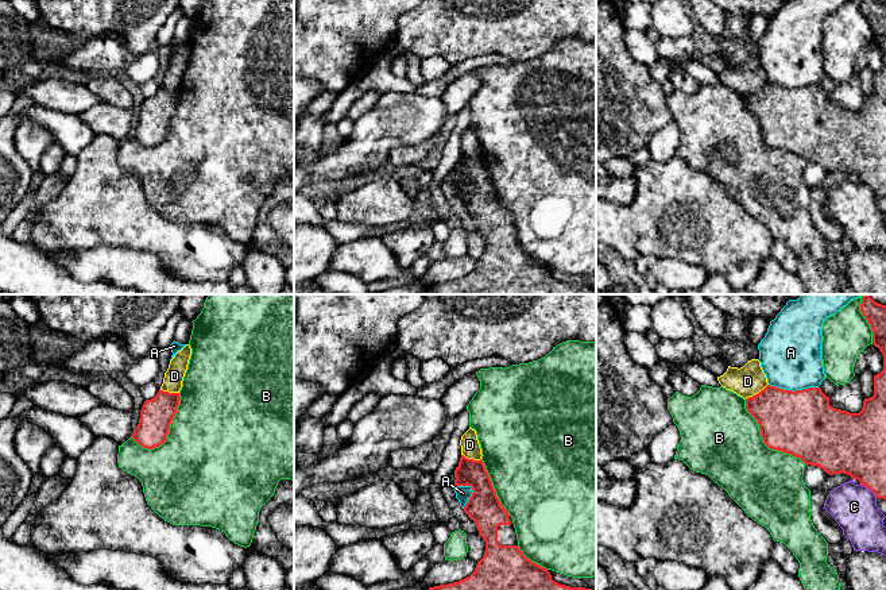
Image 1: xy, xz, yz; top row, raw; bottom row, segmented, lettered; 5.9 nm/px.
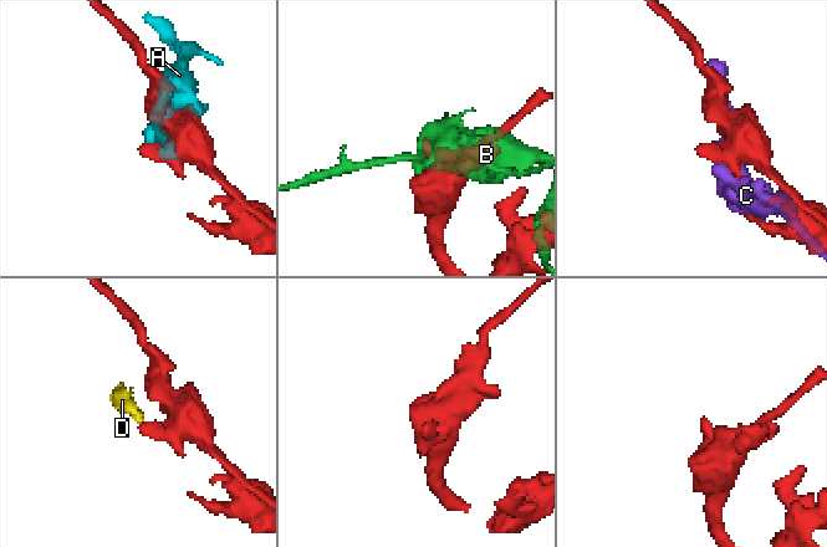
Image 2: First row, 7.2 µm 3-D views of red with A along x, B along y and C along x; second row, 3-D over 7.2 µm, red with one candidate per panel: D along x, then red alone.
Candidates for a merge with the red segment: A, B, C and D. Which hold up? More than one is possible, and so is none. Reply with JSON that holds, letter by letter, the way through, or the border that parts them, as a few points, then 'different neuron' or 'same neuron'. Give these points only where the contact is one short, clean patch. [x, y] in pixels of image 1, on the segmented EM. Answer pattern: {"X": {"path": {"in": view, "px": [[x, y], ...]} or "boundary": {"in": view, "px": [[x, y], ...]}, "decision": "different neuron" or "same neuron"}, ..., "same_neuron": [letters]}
{"A": {"decision": "different neuron"}, "B": {"decision": "different neuron"}, "C": {"decision": "different neuron"}, "D": {"boundary": {"in": "yz", "px": [[768, 384], [757, 393], [745, 398]]}, "decision": "different neuron"}, "same_neuron": []}

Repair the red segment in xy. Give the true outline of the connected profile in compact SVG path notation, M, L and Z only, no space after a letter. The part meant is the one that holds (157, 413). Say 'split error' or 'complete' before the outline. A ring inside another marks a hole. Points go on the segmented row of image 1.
complete; M159 389L154 398L144 401L139 424L131 437L147 450L162 446L167 440L179 400L179 393L169 393Z

